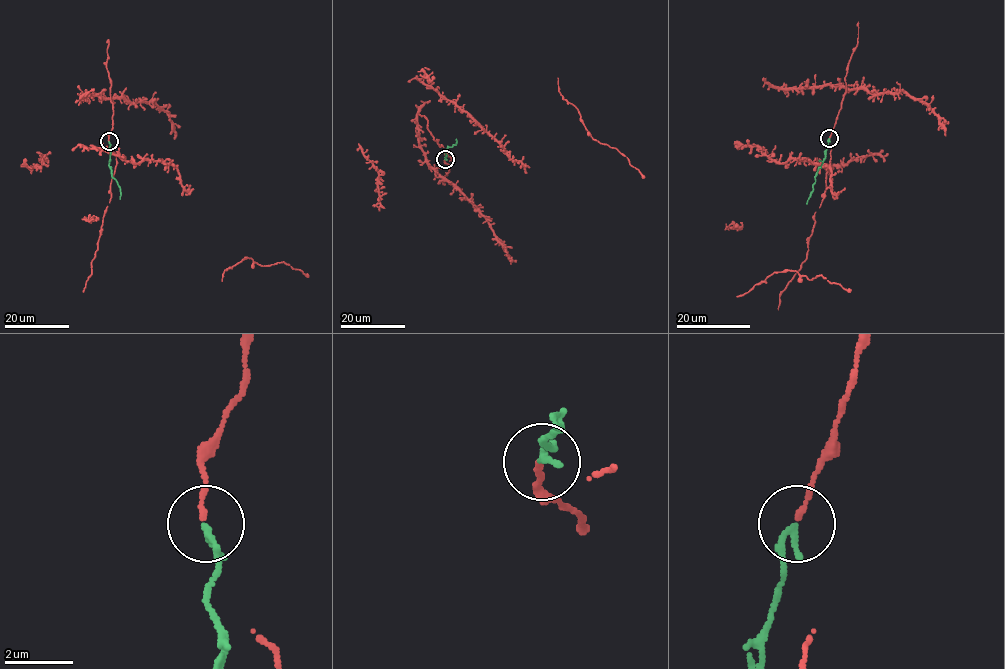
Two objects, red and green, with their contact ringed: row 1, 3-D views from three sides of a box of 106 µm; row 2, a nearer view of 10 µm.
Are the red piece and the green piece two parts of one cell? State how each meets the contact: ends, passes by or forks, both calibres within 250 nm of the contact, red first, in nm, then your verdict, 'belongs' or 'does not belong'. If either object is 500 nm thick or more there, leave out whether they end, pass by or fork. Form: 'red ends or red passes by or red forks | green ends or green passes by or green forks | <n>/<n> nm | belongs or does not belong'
red ends | green ends | 160/200 nm | does not belong

